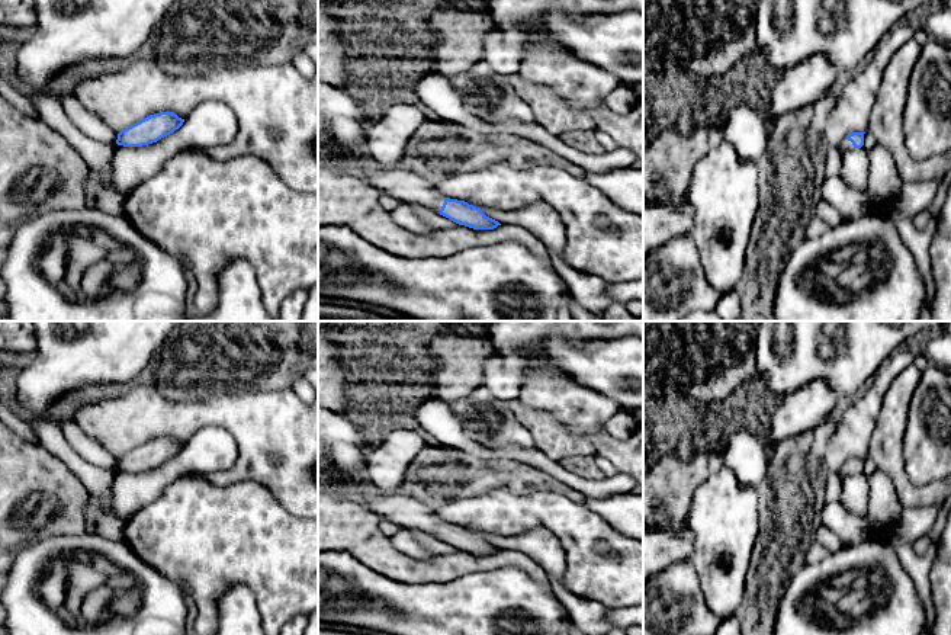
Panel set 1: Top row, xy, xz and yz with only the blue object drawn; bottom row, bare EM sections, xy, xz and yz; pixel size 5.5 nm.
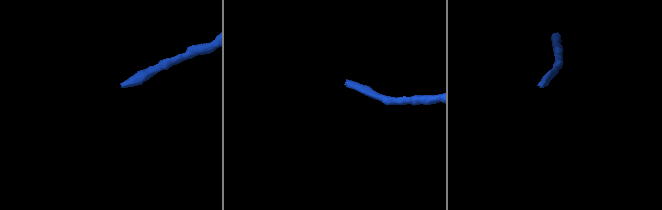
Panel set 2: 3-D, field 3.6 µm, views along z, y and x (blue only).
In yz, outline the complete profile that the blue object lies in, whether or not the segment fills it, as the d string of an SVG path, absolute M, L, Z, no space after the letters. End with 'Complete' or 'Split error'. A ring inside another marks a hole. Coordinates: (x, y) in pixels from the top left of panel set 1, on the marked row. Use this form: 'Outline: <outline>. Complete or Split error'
Outline: M852 132L849 134L838 147L841 151L848 151L852 148L861 148L864 145L865 132Z. Split error

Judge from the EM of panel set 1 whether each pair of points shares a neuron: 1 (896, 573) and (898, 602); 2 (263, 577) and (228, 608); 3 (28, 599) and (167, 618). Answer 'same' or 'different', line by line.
1: same
2: different
3: same

